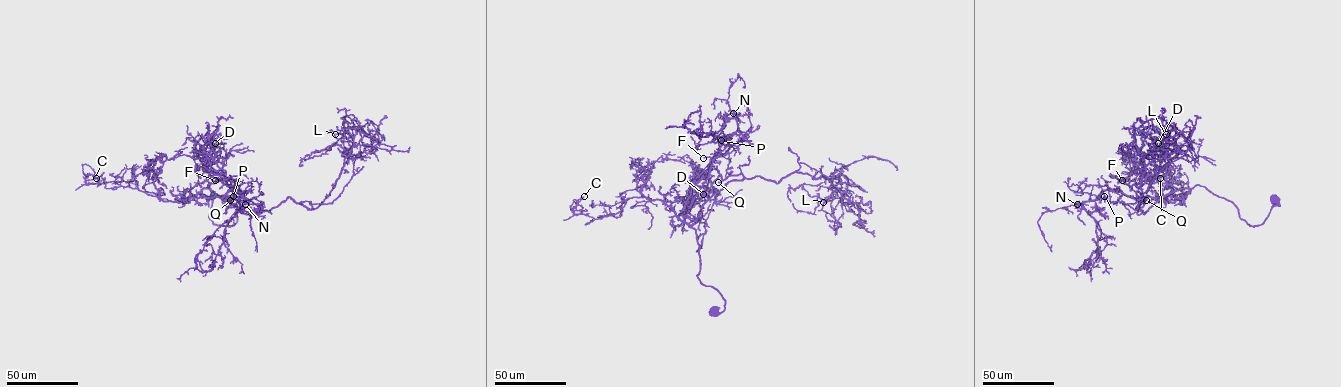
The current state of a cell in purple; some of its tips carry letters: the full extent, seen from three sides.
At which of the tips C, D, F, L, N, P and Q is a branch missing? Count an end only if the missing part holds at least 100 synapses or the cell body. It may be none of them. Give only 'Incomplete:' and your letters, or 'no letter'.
Incomplete: Q

